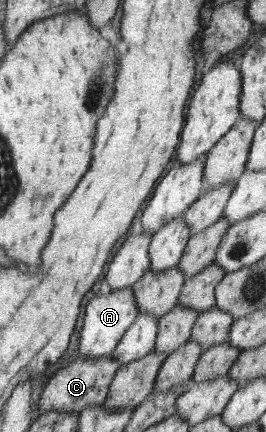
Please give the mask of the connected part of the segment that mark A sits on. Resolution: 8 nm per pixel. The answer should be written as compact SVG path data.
M134 288L111 291L107 296L97 294L91 298L85 308L85 318L78 340L80 356L104 358L113 354L138 317L140 317L140 304L137 303Z

